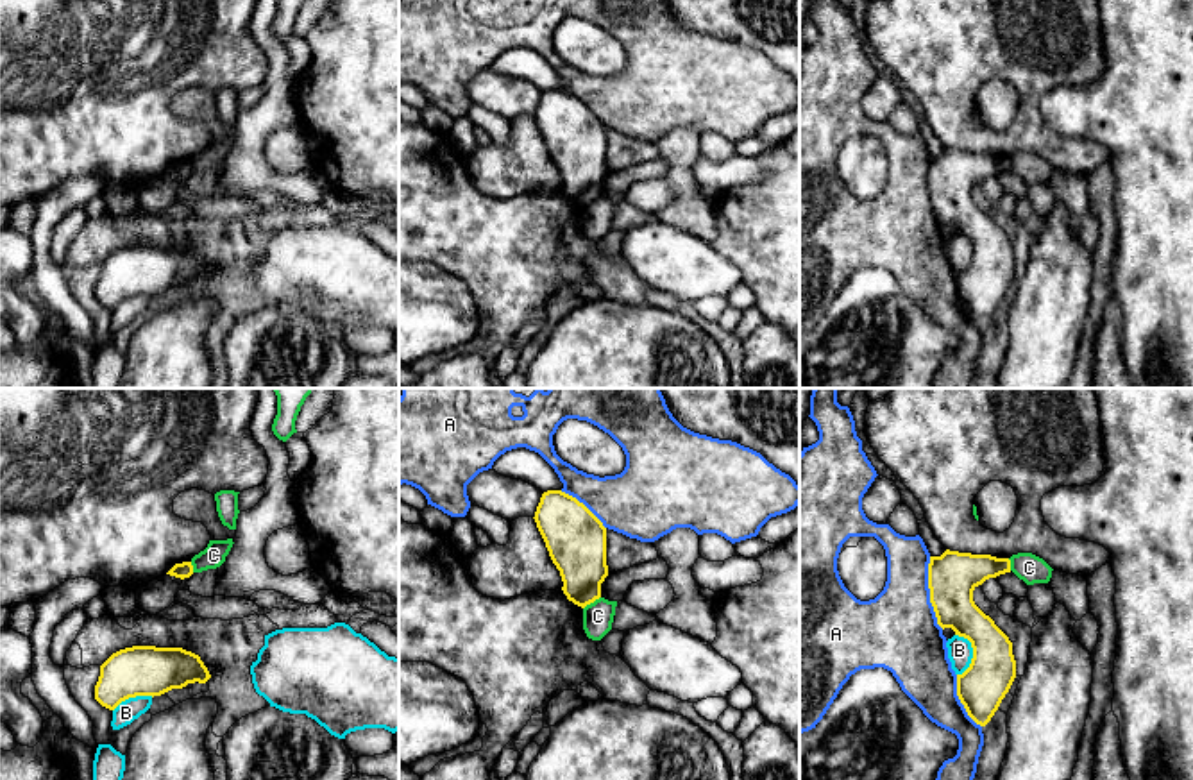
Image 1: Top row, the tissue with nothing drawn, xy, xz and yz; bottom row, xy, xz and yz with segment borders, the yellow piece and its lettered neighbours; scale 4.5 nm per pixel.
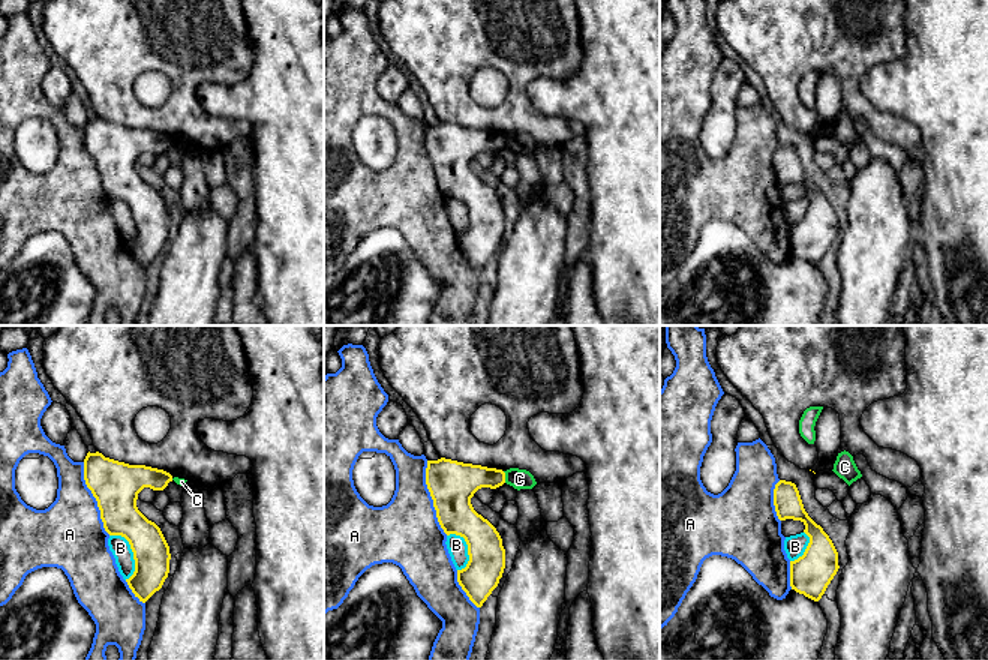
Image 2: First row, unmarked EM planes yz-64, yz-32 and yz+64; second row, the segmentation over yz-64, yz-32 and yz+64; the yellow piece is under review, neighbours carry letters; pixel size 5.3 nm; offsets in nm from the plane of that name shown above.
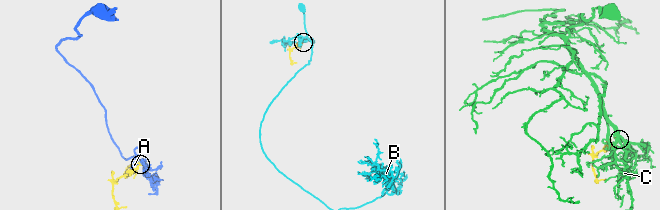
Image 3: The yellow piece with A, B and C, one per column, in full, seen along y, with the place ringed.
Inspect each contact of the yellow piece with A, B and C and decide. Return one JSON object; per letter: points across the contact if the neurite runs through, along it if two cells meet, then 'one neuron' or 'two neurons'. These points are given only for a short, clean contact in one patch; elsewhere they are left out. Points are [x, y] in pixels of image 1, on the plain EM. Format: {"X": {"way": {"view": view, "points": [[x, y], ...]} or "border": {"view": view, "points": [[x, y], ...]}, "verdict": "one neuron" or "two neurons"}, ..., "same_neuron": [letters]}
{"A": {"verdict": "two neurons"}, "B": {"verdict": "two neurons"}, "C": {"border": {"view": "xz", "points": [[600, 195], [583, 208]]}, "verdict": "two neurons"}, "same_neuron": []}

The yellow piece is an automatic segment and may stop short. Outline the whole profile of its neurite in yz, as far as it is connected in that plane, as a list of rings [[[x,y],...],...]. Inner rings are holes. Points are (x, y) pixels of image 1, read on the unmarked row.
[[[950,148],[941,156],[930,156],[928,163],[930,202],[934,206],[937,224],[943,229],[952,227],[955,234],[968,238],[973,247],[969,267],[962,274],[957,274],[957,295],[968,315],[980,326],[986,326],[991,320],[1002,299],[1009,292],[1016,277],[1016,259],[1012,254],[1012,242],[994,224],[994,220],[975,204],[973,190],[986,179],[1005,172],[1011,172],[1009,157]]]

